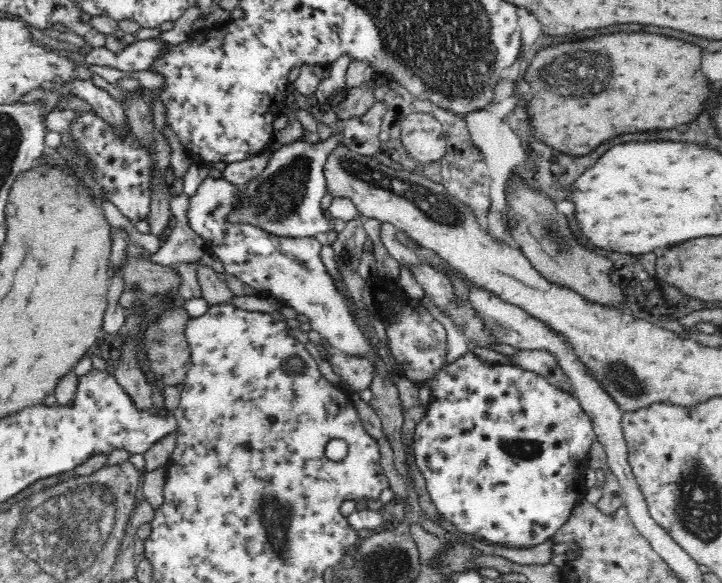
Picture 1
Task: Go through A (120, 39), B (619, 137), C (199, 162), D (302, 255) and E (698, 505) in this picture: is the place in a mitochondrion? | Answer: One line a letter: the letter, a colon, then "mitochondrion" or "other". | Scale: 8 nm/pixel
A: other
B: other
C: other
D: other
E: mitochondrion

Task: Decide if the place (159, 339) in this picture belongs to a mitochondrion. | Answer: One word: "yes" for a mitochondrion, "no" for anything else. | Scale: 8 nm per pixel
yes

